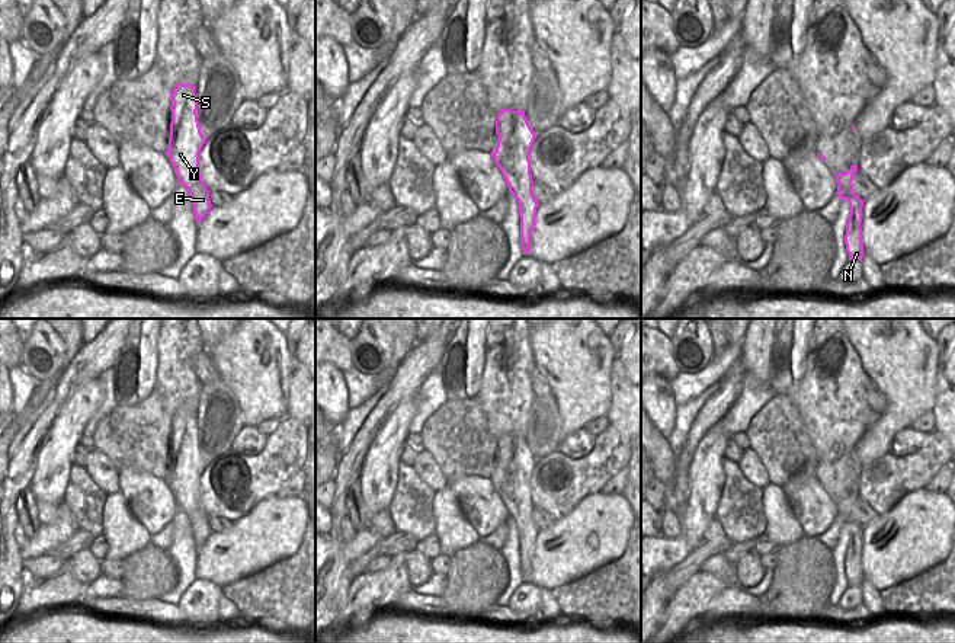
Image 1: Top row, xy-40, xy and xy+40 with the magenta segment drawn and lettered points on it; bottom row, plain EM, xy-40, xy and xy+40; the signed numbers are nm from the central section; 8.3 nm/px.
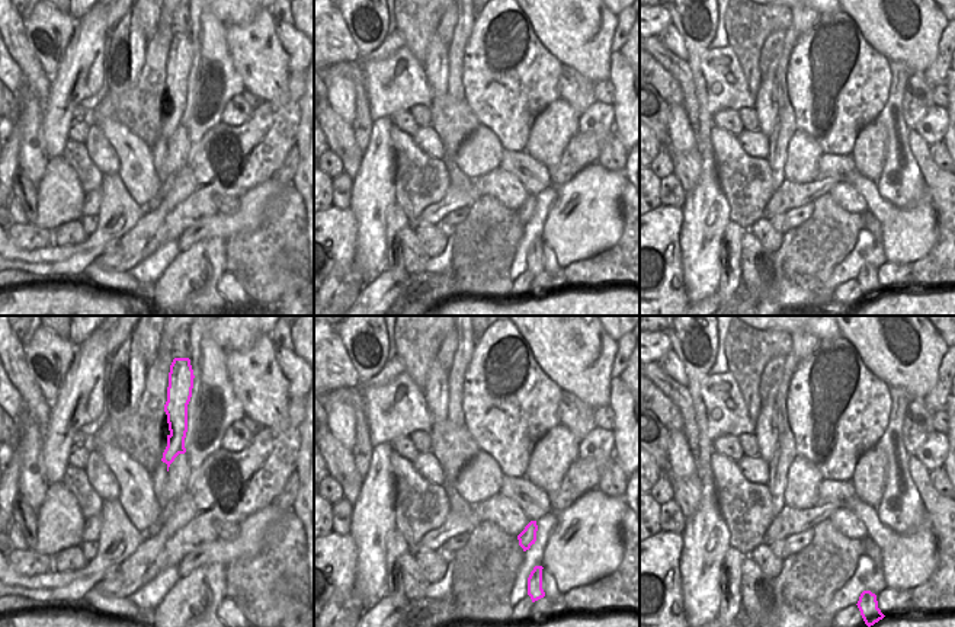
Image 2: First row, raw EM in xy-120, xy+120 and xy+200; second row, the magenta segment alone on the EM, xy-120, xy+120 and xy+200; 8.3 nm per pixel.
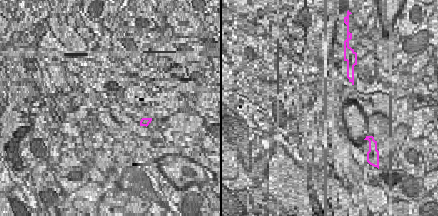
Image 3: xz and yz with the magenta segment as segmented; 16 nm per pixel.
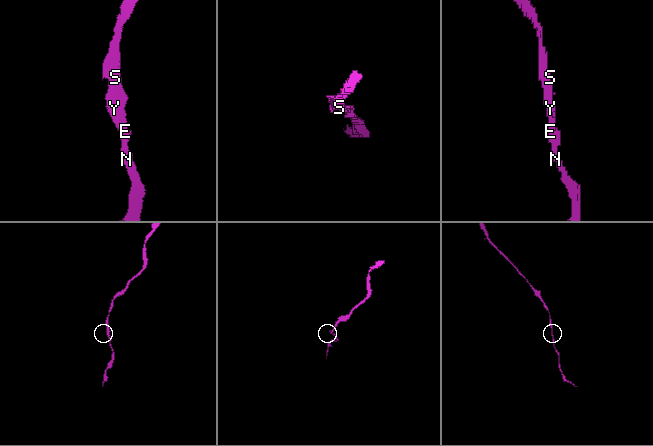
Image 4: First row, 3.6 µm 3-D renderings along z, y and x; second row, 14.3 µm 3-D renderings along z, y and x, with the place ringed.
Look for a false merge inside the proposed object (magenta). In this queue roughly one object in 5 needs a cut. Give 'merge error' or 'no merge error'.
no merge error

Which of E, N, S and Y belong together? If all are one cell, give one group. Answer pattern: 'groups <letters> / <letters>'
groups E N S Y

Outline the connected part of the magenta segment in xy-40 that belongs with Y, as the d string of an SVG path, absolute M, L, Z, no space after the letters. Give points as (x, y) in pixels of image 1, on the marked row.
M177 83L170 93L172 122L169 148L164 153L193 202L196 223L212 208L209 191L199 173L199 153L206 143L198 121L198 97L193 84Z

